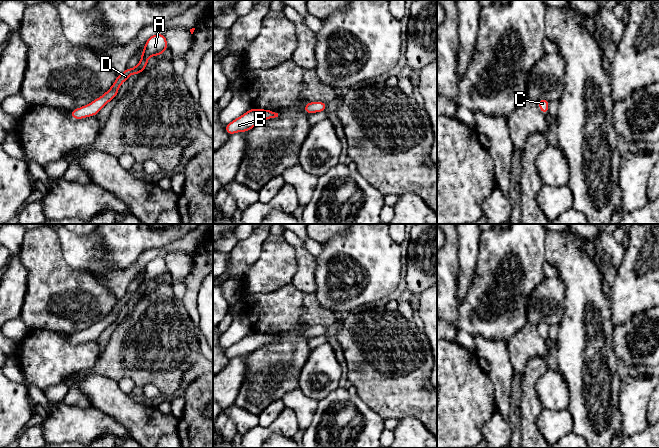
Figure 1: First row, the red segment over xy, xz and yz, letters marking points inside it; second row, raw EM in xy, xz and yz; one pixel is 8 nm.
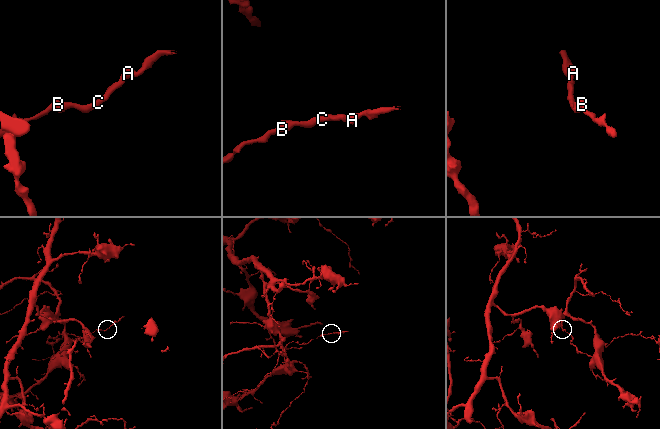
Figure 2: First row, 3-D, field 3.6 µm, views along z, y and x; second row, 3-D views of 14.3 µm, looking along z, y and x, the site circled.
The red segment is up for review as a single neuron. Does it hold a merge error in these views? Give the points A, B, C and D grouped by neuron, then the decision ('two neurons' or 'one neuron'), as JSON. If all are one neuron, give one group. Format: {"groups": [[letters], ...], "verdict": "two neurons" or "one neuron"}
{"groups": [["A", "B", "C", "D"]], "verdict": "one neuron"}

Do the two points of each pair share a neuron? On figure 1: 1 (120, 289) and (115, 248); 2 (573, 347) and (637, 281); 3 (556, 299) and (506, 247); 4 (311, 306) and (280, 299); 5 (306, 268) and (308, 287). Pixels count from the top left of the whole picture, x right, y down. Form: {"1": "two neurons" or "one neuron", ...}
{"1": "two neurons", "2": "two neurons", "3": "two neurons", "4": "one neuron", "5": "one neuron"}

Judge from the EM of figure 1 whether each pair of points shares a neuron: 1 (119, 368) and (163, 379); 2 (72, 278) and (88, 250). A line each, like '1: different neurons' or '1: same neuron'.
1: same neuron
2: different neurons

